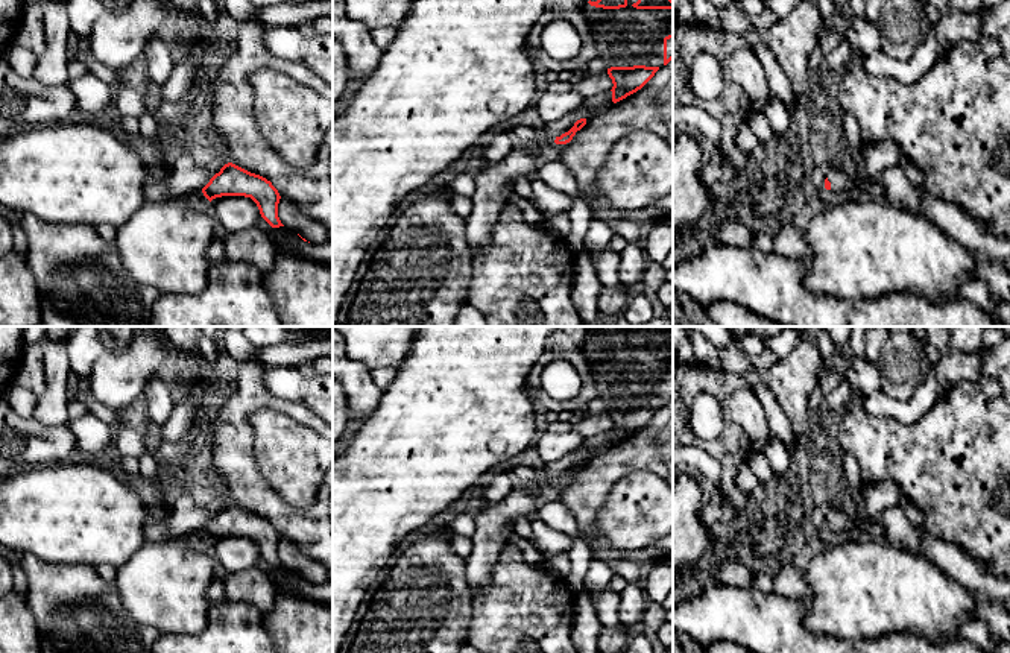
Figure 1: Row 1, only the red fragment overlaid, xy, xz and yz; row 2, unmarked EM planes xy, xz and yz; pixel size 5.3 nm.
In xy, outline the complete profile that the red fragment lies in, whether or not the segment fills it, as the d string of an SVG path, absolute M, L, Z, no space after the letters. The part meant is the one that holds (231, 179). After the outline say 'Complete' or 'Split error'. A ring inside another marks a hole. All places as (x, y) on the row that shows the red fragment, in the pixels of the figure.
M232 162L225 164L202 188L204 196L211 202L222 196L251 197L261 217L272 226L284 226L278 217L279 193L266 178L251 173Z. Complete

